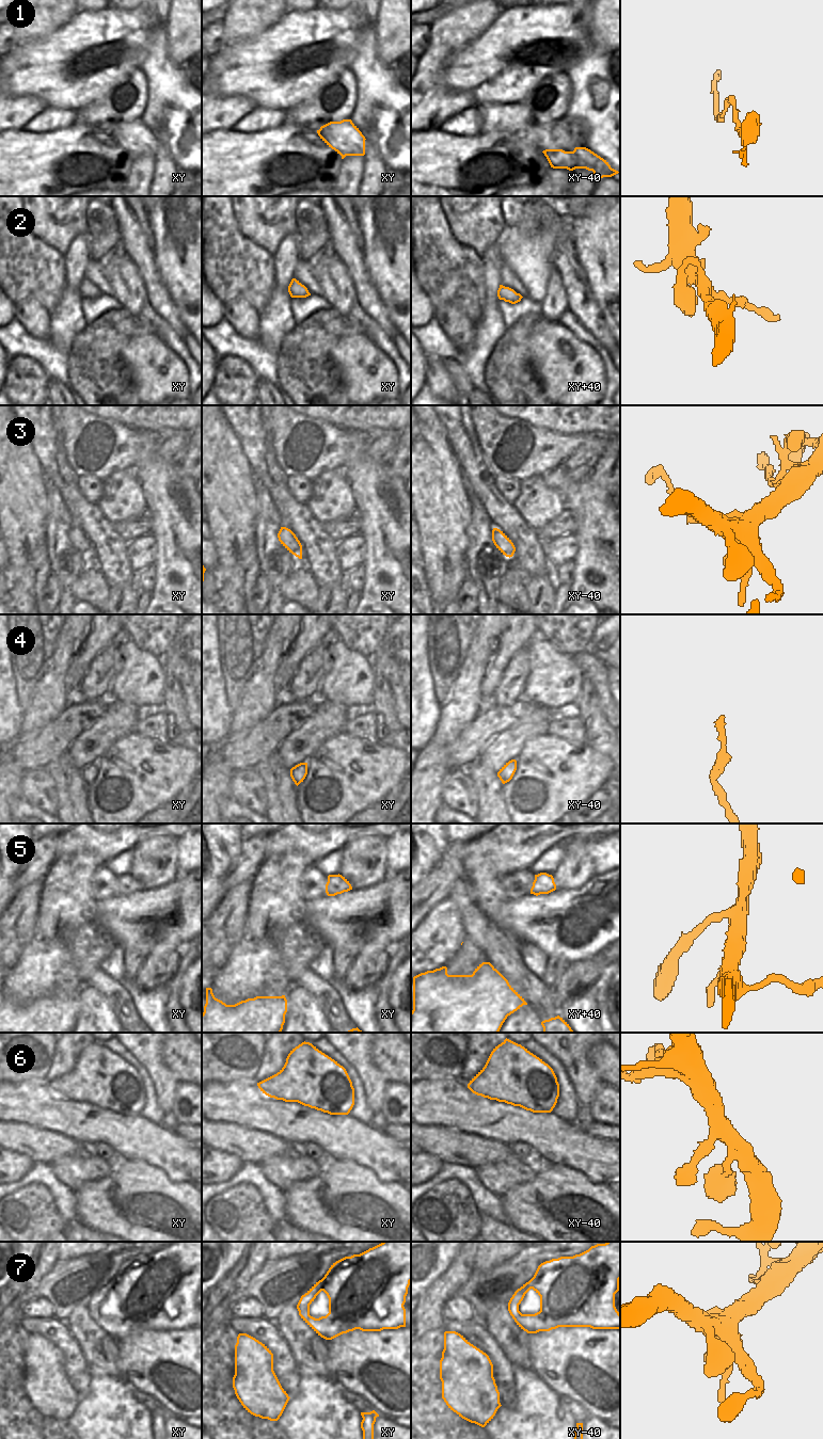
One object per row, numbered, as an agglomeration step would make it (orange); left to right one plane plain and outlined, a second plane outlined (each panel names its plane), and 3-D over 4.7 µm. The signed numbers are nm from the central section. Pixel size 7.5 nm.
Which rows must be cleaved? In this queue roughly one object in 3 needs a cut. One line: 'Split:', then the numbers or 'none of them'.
Split: 2, 3

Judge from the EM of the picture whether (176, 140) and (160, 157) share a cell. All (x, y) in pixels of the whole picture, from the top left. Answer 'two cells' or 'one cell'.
two cells

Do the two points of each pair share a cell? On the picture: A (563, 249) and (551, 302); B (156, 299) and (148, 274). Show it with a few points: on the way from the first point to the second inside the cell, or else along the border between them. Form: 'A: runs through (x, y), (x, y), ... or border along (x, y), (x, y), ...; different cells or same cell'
A: border along (555, 269), (567, 297); different cells
B: runs through (156, 292), (152, 281); same cell

